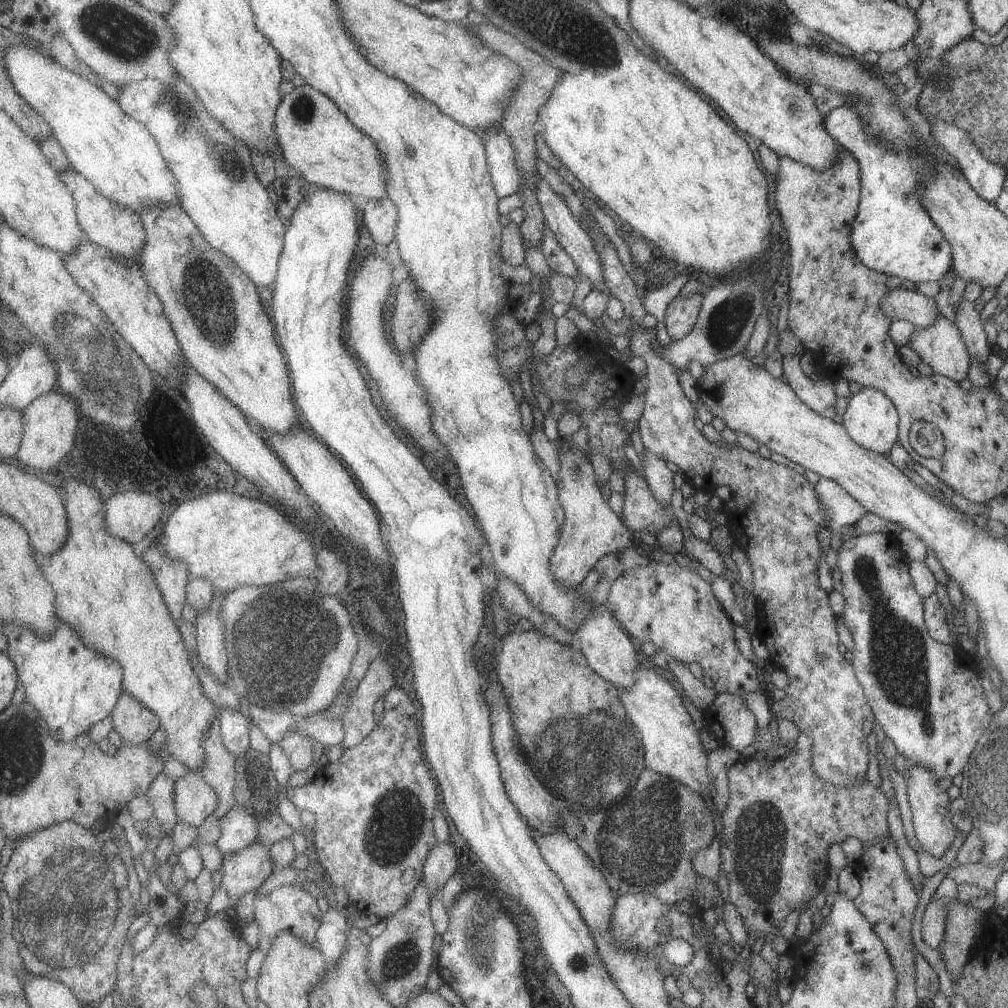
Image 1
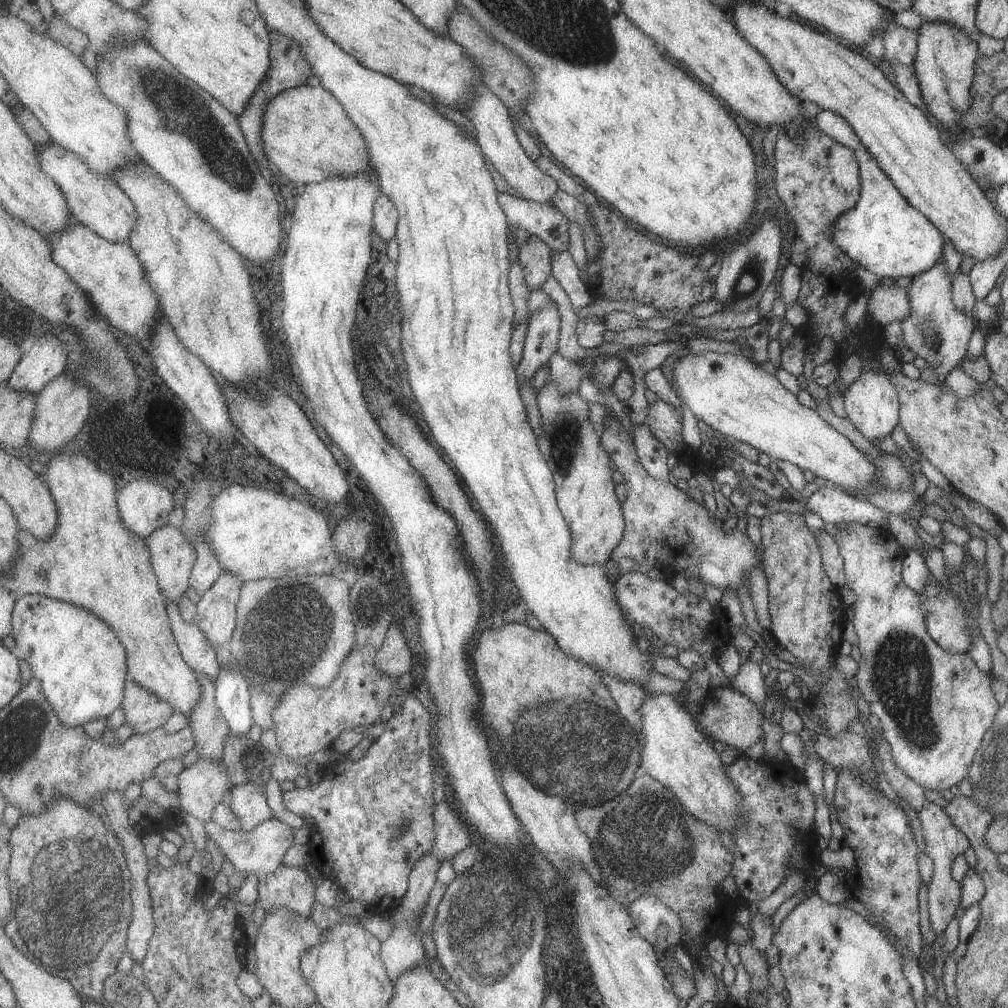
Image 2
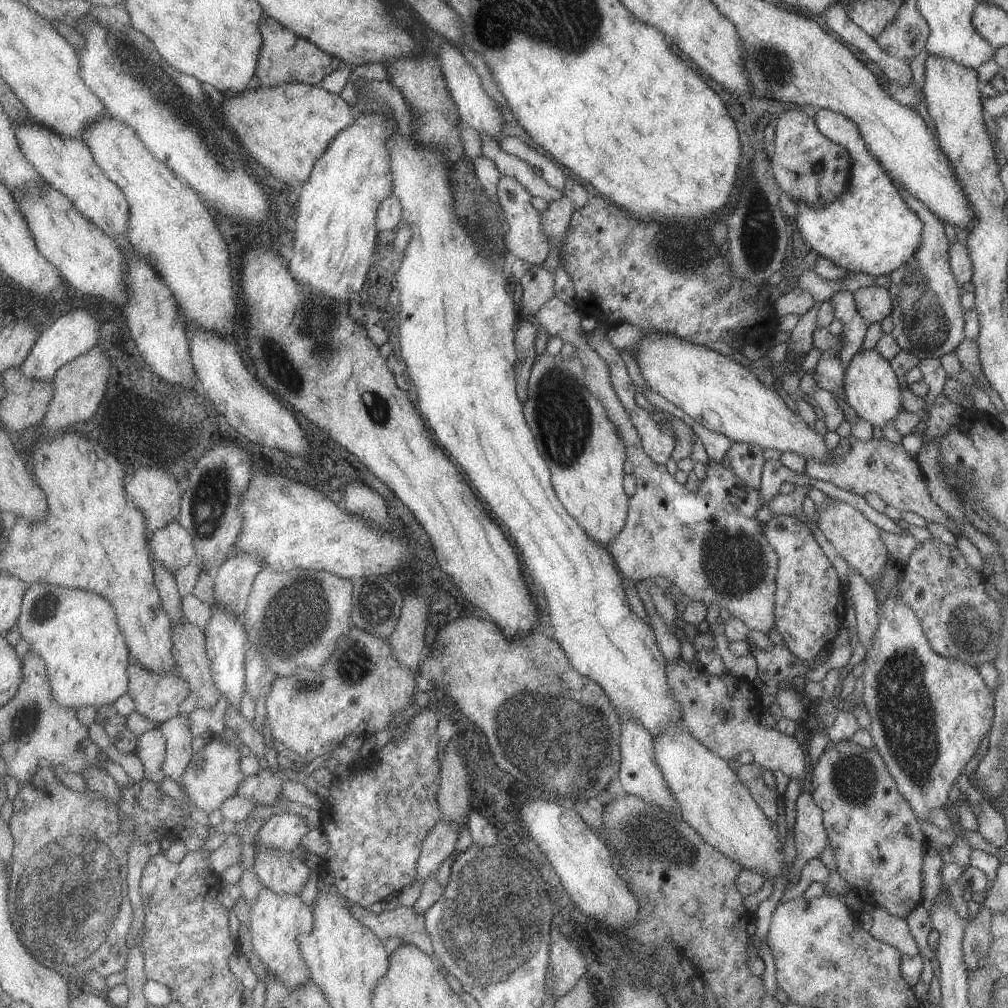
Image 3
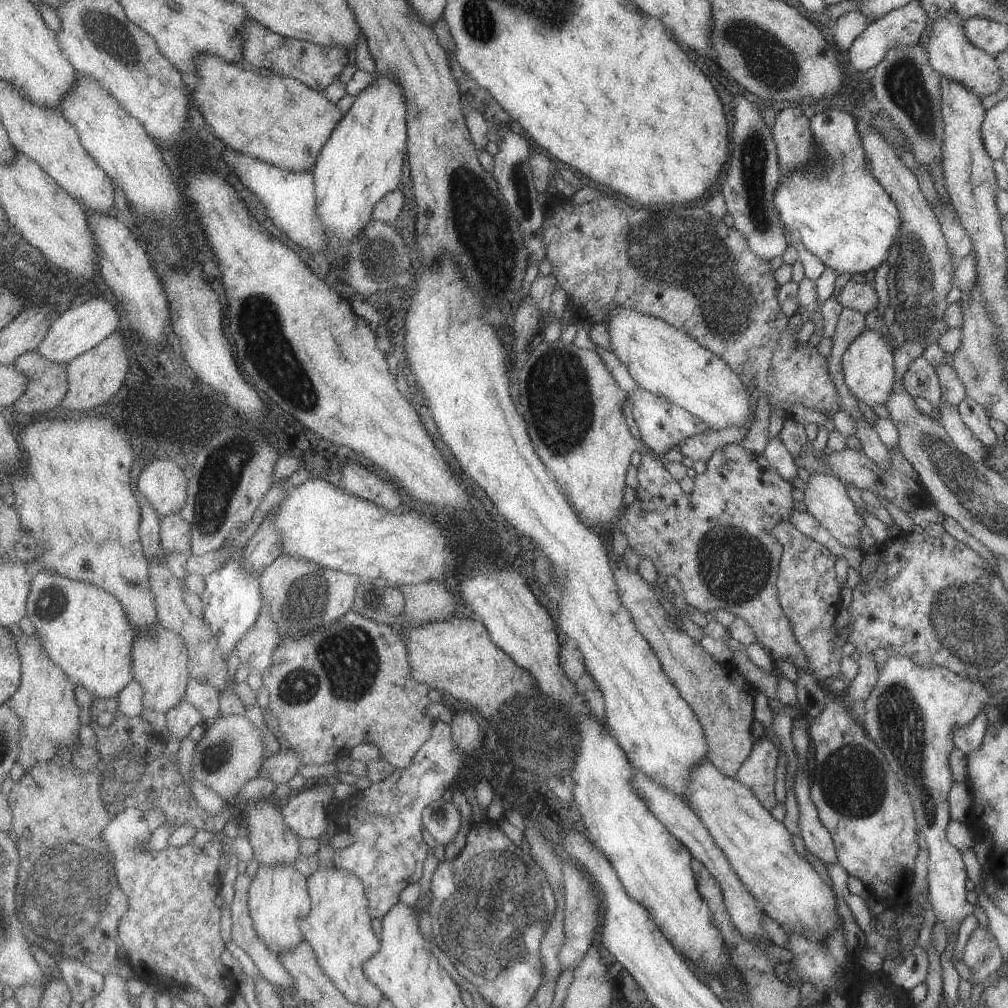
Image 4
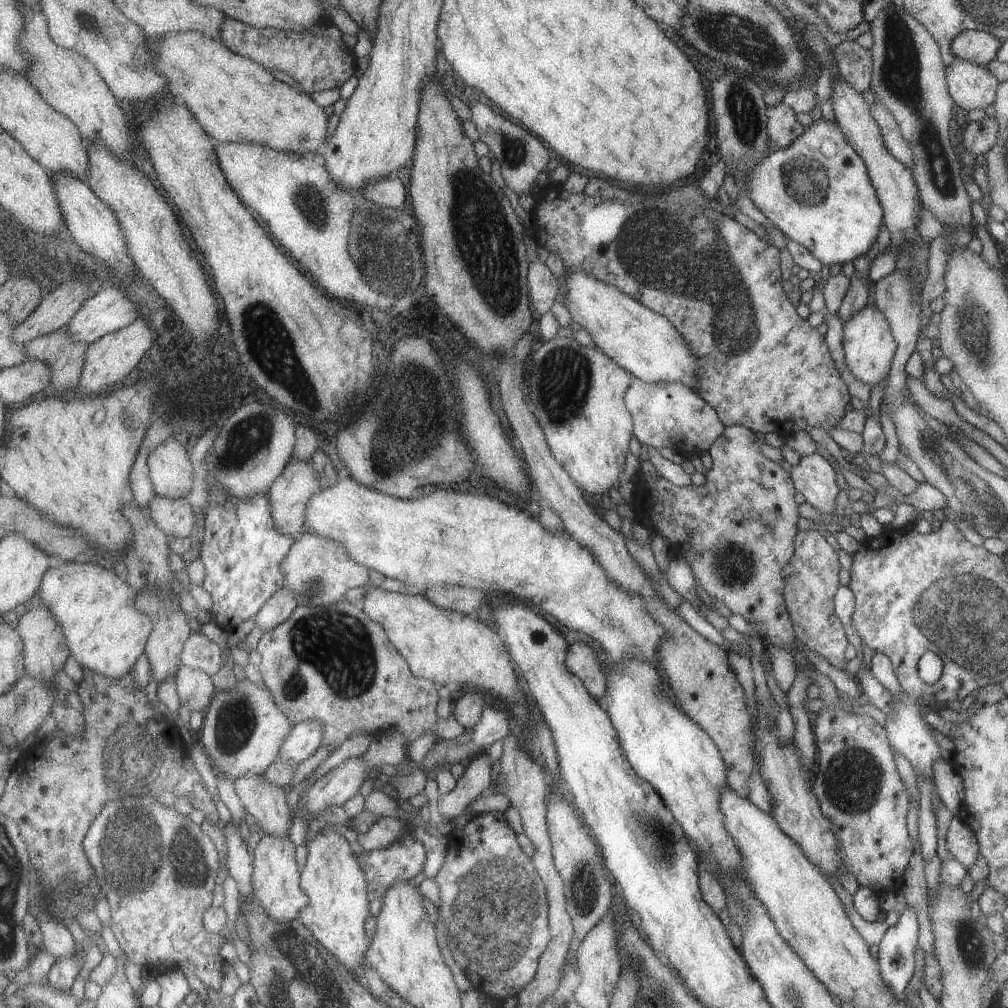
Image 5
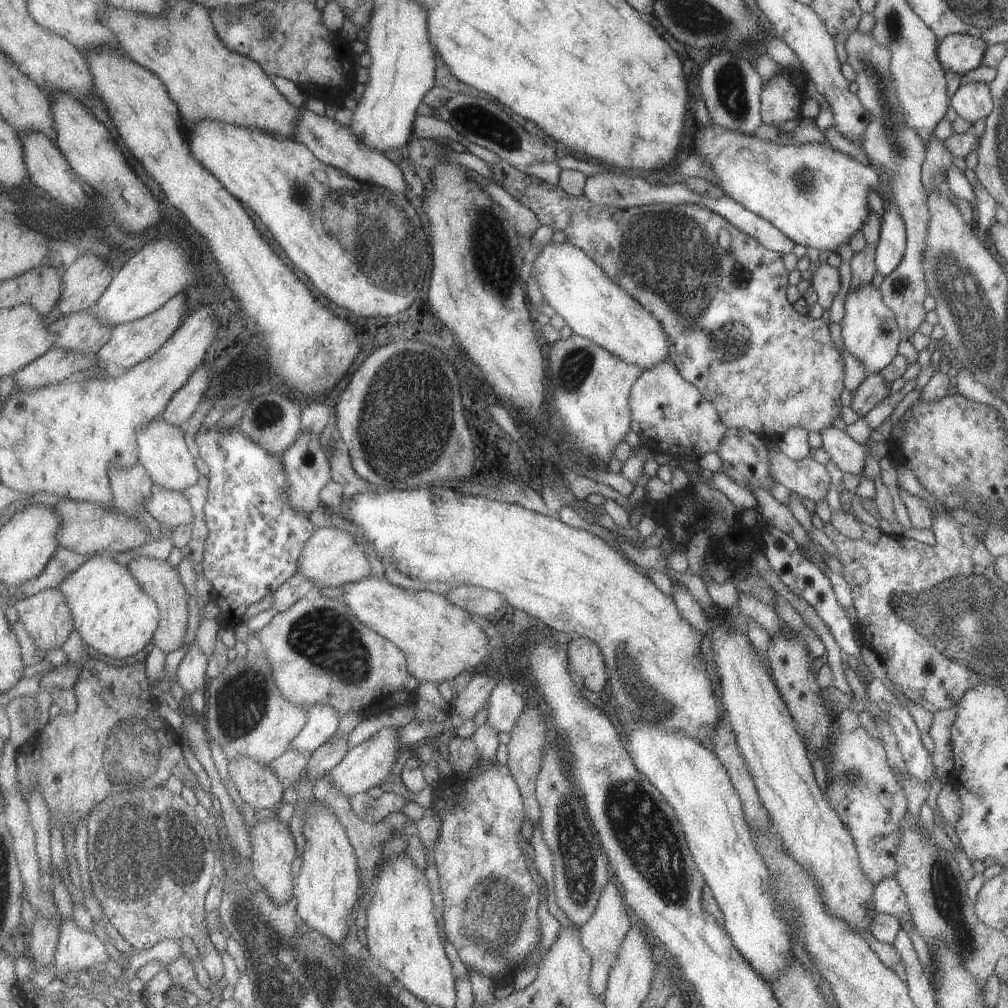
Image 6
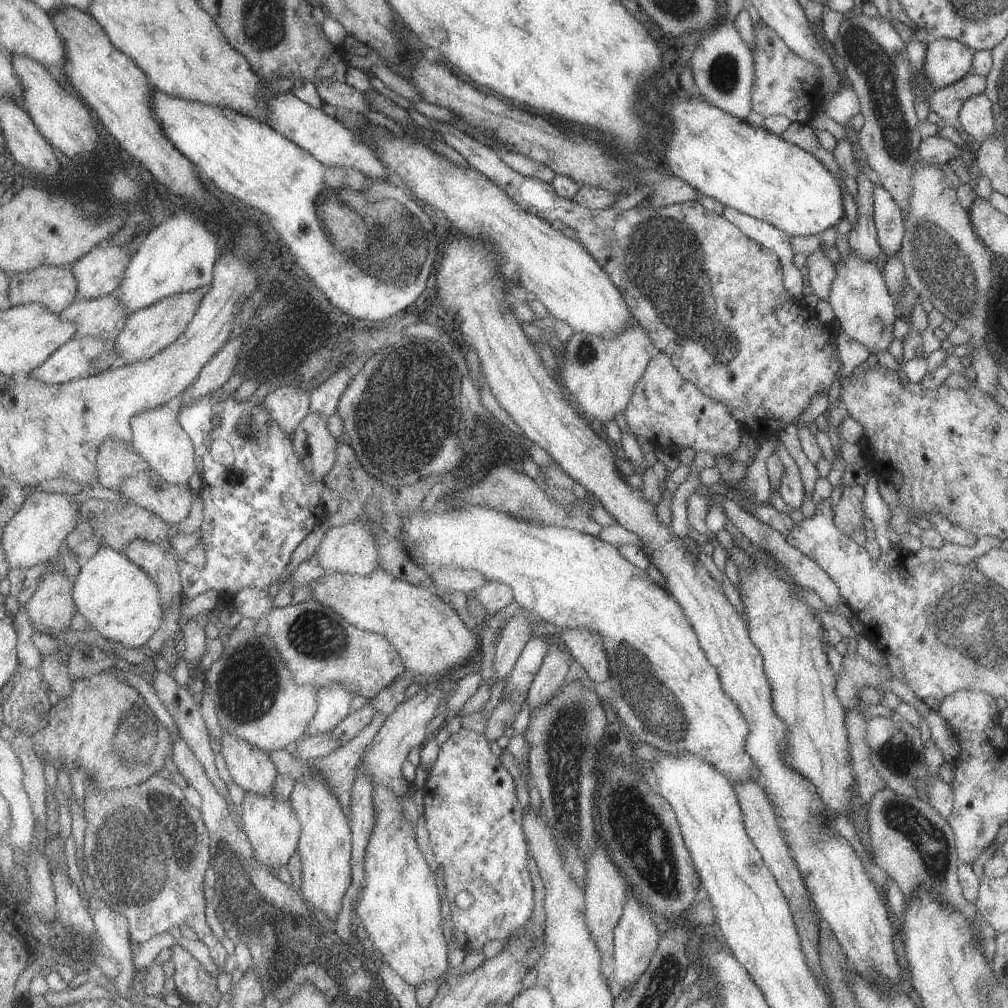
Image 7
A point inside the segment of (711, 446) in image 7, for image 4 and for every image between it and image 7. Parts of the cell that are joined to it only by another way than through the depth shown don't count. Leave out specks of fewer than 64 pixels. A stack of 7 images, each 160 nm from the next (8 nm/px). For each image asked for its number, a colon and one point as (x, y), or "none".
4: (661, 424)
5: (672, 415)
6: (669, 415)

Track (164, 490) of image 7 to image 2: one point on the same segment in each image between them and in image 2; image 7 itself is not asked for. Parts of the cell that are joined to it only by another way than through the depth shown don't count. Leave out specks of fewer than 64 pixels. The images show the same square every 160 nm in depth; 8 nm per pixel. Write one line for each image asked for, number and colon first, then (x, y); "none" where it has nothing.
2: (173, 555)
3: (174, 545)
4: (176, 533)
5: (176, 518)
6: (168, 507)

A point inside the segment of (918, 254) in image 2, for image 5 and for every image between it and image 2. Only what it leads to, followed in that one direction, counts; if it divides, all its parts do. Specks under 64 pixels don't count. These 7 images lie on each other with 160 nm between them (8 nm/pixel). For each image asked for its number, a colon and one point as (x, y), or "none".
3: (870, 230)
4: (843, 216)
5: (816, 191)

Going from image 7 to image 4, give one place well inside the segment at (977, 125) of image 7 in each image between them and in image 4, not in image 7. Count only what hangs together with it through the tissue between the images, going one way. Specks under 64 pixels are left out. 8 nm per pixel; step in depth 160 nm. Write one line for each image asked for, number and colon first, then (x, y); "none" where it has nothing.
4: (952, 56)
5: (971, 86)
6: (971, 101)

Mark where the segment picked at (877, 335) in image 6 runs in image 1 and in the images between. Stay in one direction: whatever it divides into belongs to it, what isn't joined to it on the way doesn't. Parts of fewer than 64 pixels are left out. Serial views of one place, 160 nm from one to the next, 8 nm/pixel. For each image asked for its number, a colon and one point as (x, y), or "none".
1: (870, 419)
2: (871, 402)
3: (871, 390)
4: (867, 364)
5: (869, 346)

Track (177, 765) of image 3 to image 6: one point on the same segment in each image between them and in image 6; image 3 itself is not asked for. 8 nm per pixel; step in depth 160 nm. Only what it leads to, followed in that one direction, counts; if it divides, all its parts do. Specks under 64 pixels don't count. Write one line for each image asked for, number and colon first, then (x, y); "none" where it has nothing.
4: (182, 719)
5: (196, 688)
6: (192, 674)

